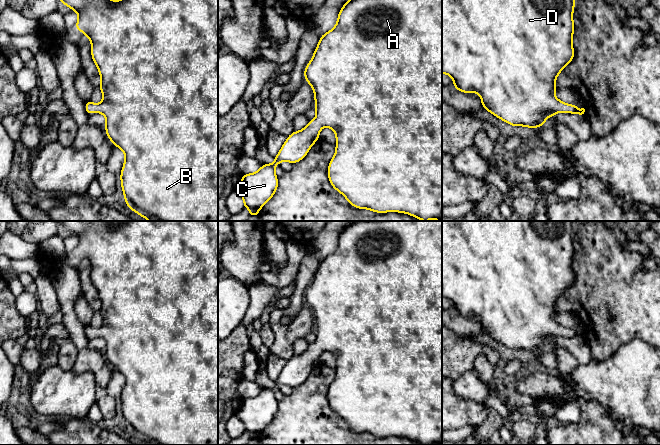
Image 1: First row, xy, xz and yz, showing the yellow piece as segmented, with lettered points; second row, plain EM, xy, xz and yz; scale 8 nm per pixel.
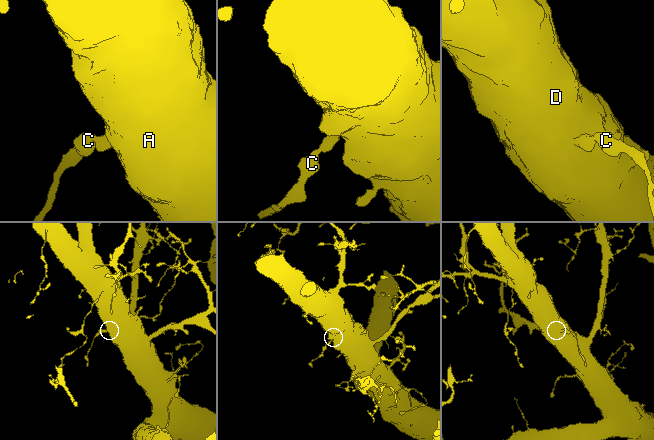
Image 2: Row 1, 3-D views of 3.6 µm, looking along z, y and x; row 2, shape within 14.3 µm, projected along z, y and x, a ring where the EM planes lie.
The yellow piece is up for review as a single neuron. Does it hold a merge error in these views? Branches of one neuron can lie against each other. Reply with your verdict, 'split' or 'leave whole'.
leave whole

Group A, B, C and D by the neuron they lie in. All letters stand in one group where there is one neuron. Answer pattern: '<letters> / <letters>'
A B C D

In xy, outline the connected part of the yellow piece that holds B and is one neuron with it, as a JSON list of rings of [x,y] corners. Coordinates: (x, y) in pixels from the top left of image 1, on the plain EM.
[[[58,221],[58,224],[78,237],[79,242],[74,250],[91,264],[91,280],[101,300],[101,308],[98,312],[103,318],[103,325],[99,328],[86,325],[85,334],[88,340],[97,336],[106,341],[107,361],[113,369],[125,377],[125,386],[120,397],[125,428],[149,445],[218,445],[218,221],[124,221],[117,225],[110,224],[108,221]]]

